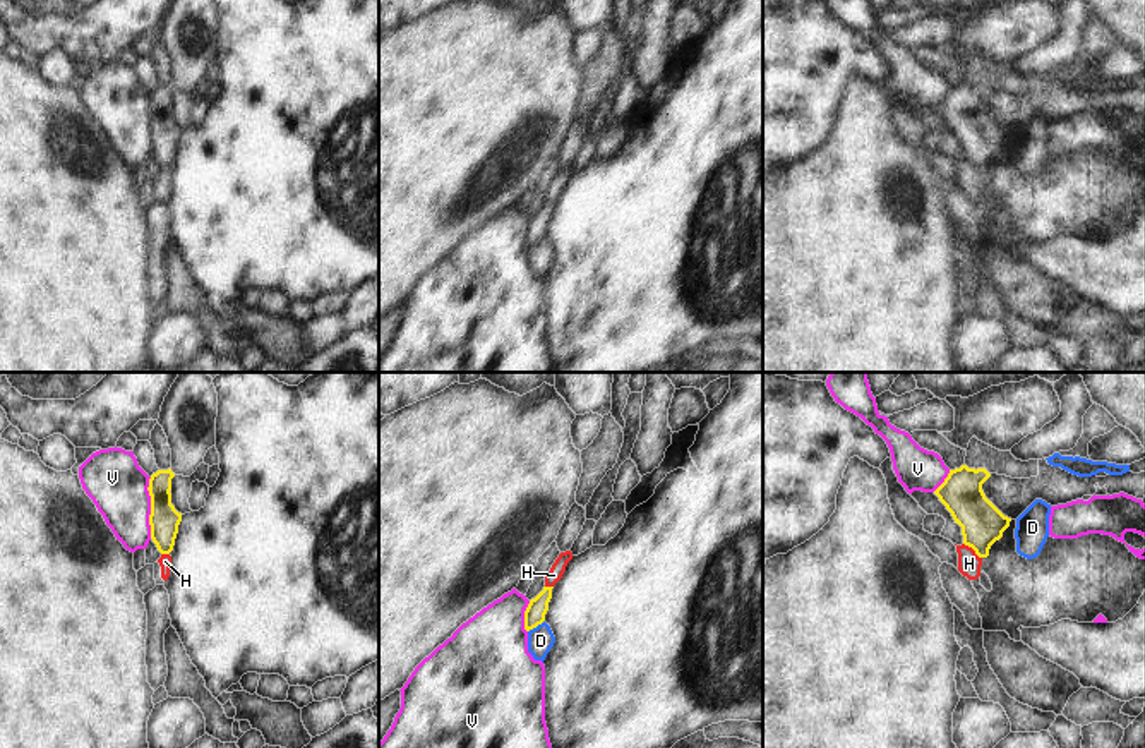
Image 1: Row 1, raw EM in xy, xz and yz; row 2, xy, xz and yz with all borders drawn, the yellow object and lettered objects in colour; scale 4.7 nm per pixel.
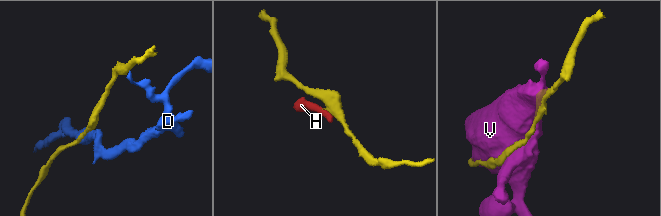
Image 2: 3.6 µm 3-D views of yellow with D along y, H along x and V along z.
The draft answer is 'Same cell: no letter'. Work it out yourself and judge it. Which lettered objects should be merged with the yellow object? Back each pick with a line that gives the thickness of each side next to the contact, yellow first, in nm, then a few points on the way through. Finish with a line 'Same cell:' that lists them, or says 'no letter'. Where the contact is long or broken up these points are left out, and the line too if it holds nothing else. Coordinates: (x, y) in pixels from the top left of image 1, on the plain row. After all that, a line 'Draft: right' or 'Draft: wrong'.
Same cell: no letter
Draft: right

